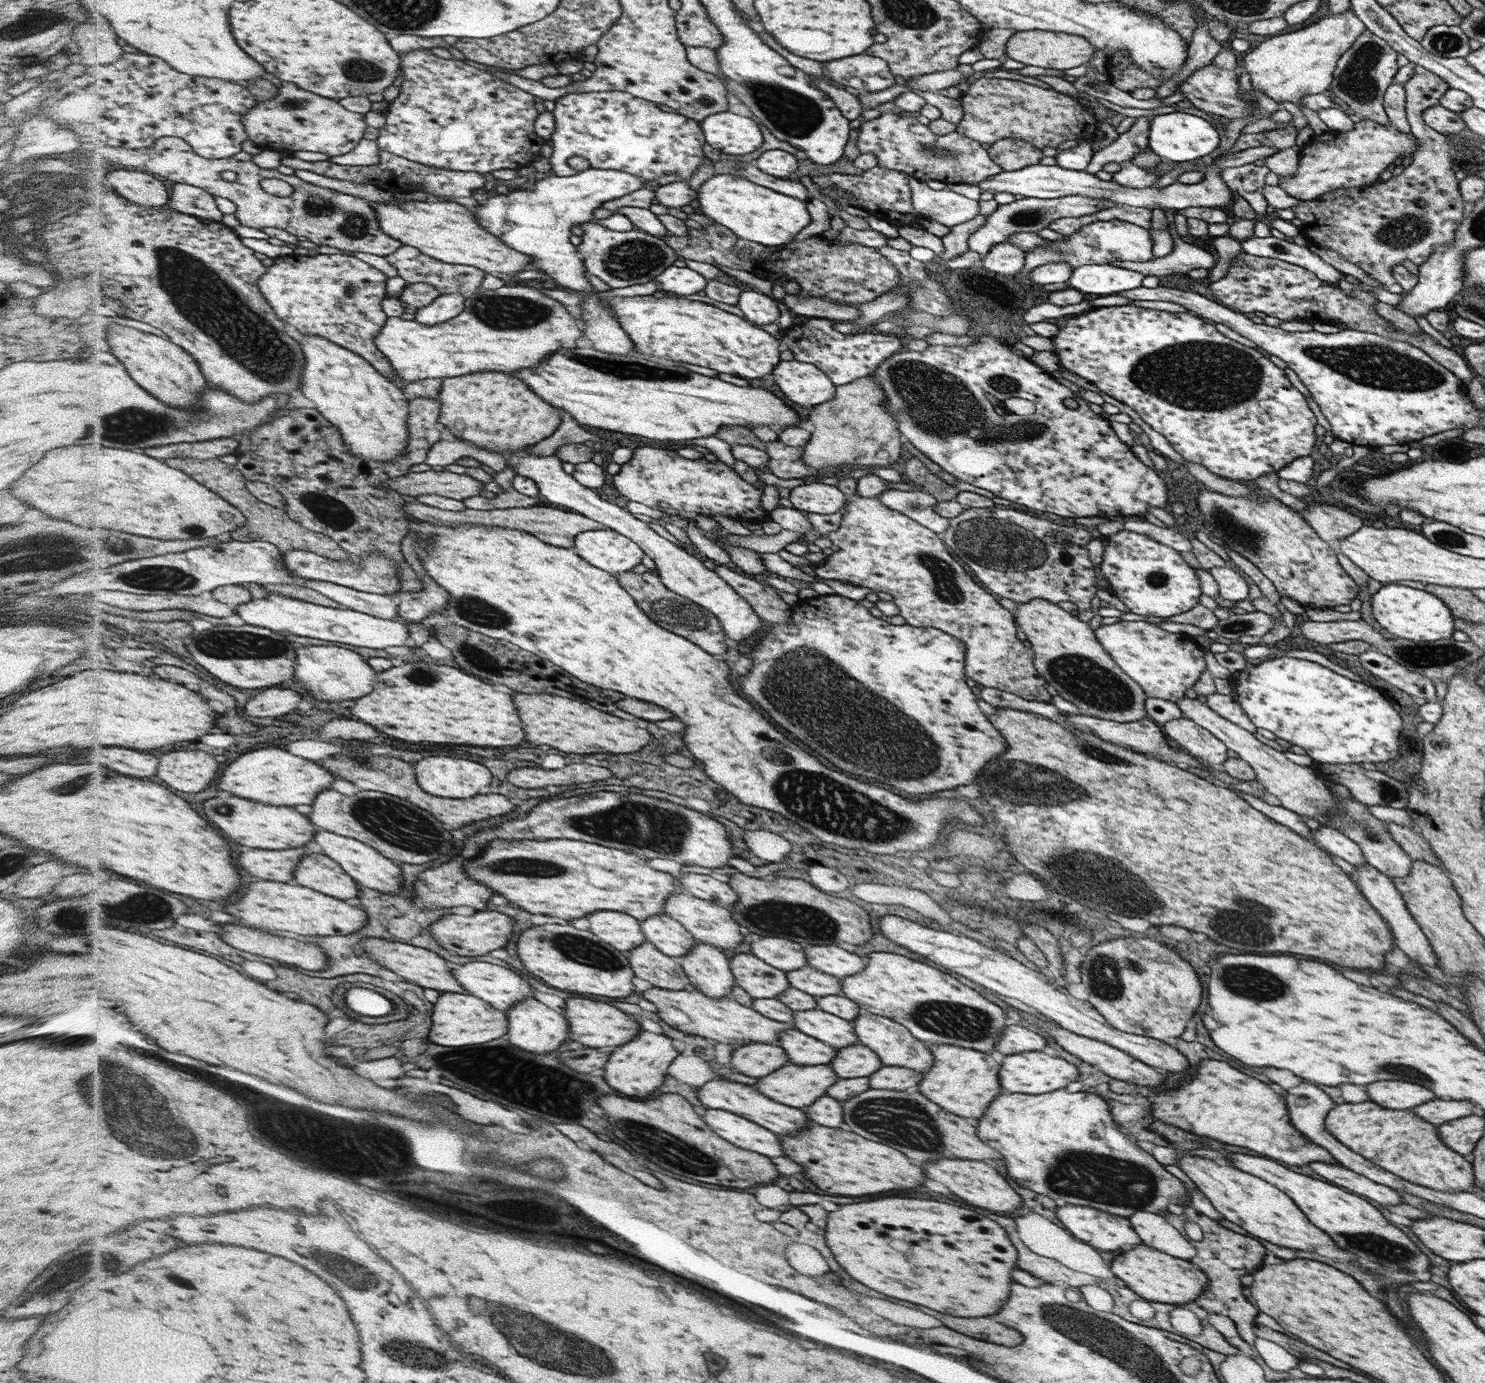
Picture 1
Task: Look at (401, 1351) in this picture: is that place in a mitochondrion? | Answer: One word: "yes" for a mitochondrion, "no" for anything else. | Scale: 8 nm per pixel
yes

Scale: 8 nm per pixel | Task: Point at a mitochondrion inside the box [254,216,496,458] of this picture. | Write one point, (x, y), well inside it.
(351, 288)

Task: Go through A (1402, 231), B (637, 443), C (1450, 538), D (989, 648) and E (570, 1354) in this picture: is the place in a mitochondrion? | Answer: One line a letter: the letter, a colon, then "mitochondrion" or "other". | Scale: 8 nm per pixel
A: mitochondrion
B: other
C: mitochondrion
D: other
E: mitochondrion

